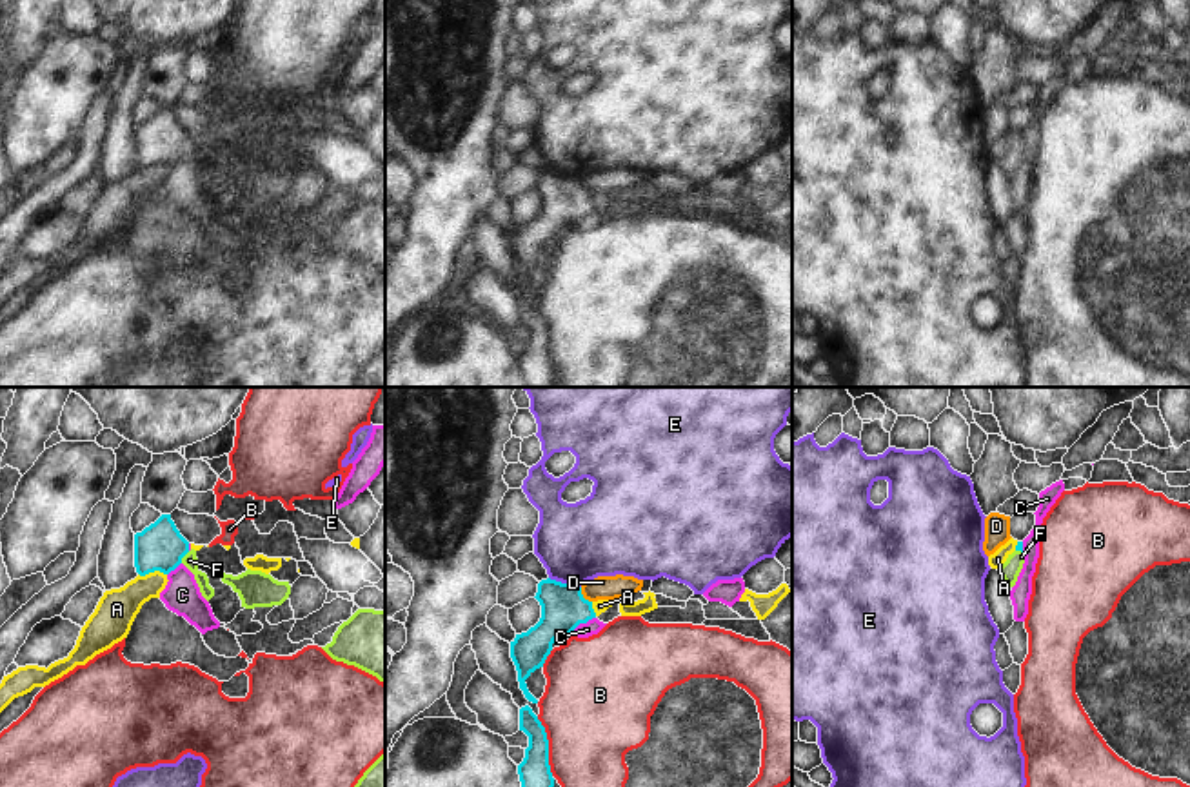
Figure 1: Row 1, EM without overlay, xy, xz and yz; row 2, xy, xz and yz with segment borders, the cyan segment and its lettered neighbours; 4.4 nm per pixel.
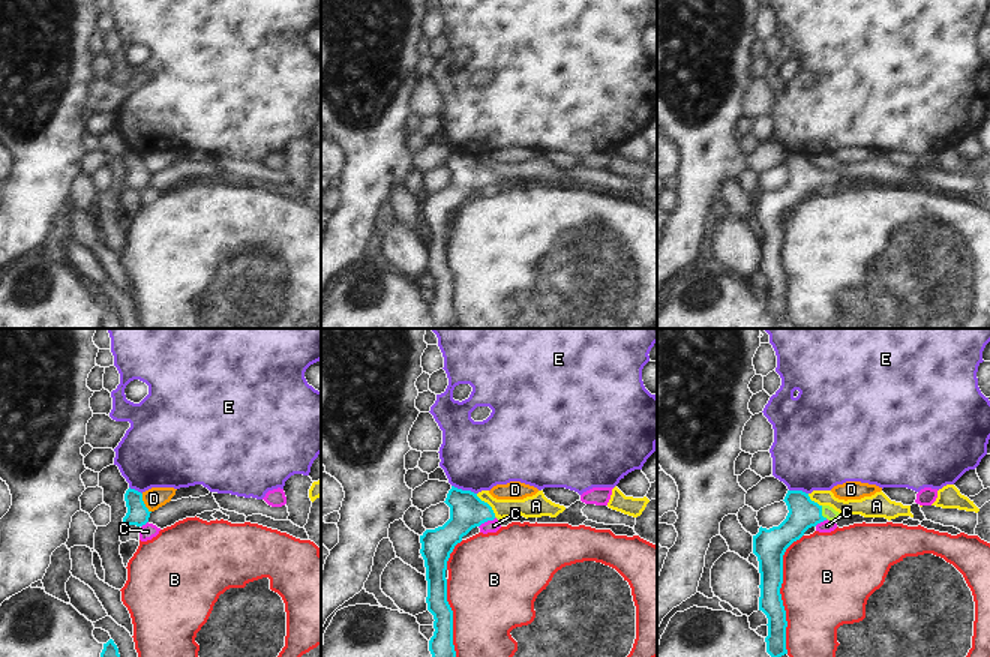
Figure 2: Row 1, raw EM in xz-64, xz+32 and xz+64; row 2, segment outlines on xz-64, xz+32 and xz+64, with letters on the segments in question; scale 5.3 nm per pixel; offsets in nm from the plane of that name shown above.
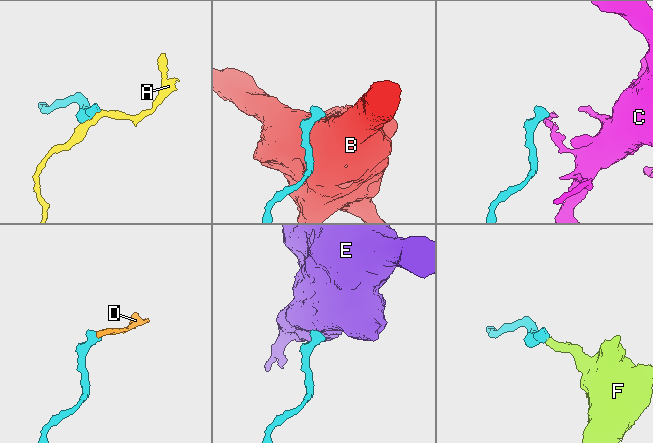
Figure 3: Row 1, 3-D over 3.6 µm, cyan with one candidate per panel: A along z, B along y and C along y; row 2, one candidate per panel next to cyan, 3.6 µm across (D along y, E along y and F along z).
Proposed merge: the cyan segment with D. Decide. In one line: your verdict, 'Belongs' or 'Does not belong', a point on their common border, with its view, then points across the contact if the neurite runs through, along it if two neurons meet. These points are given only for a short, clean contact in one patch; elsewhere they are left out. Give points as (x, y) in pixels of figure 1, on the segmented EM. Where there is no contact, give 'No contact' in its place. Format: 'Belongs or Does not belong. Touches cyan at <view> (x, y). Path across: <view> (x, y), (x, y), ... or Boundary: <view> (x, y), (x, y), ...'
Does not belong. Touches cyan at xz (582, 597). Boundary: xz (580, 587), (580, 593), (591, 602).

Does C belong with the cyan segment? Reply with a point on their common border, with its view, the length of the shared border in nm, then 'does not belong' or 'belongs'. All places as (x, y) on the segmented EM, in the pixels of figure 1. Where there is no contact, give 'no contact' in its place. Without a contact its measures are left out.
contact xz (582, 622); length 130 nm; does not belong

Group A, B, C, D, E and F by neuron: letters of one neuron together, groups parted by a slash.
A / B / C / D / E / F

